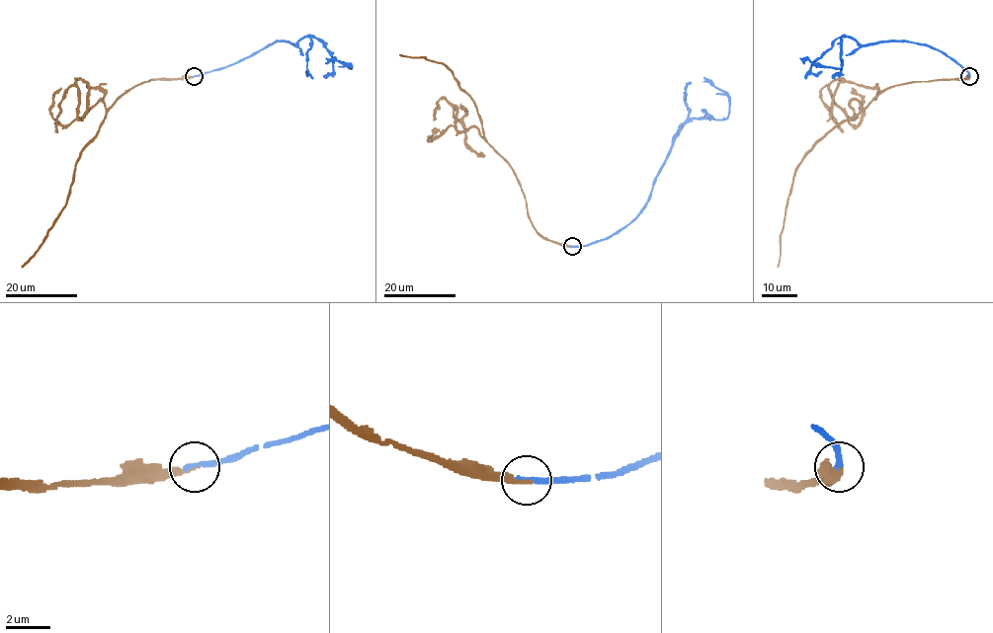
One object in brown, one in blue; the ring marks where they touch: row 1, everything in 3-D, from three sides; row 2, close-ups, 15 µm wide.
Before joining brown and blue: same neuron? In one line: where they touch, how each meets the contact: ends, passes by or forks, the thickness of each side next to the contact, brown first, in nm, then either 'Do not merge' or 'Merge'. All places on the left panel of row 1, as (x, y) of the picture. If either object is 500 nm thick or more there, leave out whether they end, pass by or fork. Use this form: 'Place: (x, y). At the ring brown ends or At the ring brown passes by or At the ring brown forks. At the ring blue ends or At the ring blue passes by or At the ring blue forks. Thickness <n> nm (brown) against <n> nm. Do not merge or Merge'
Place: (194, 76). At the ring brown ends. At the ring blue ends. Thickness 240 nm (brown) against 240 nm. Merge

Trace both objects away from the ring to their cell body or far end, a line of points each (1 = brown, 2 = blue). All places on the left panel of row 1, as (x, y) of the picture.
1: (194, 76), (143, 82), (131, 88), (107, 111), (97, 134), (76, 162), (67, 202), (38, 251), (22, 267)
2: (194, 76), (231, 65), (275, 41), (294, 44), (311, 36), (337, 60), (352, 67), (325, 58)

